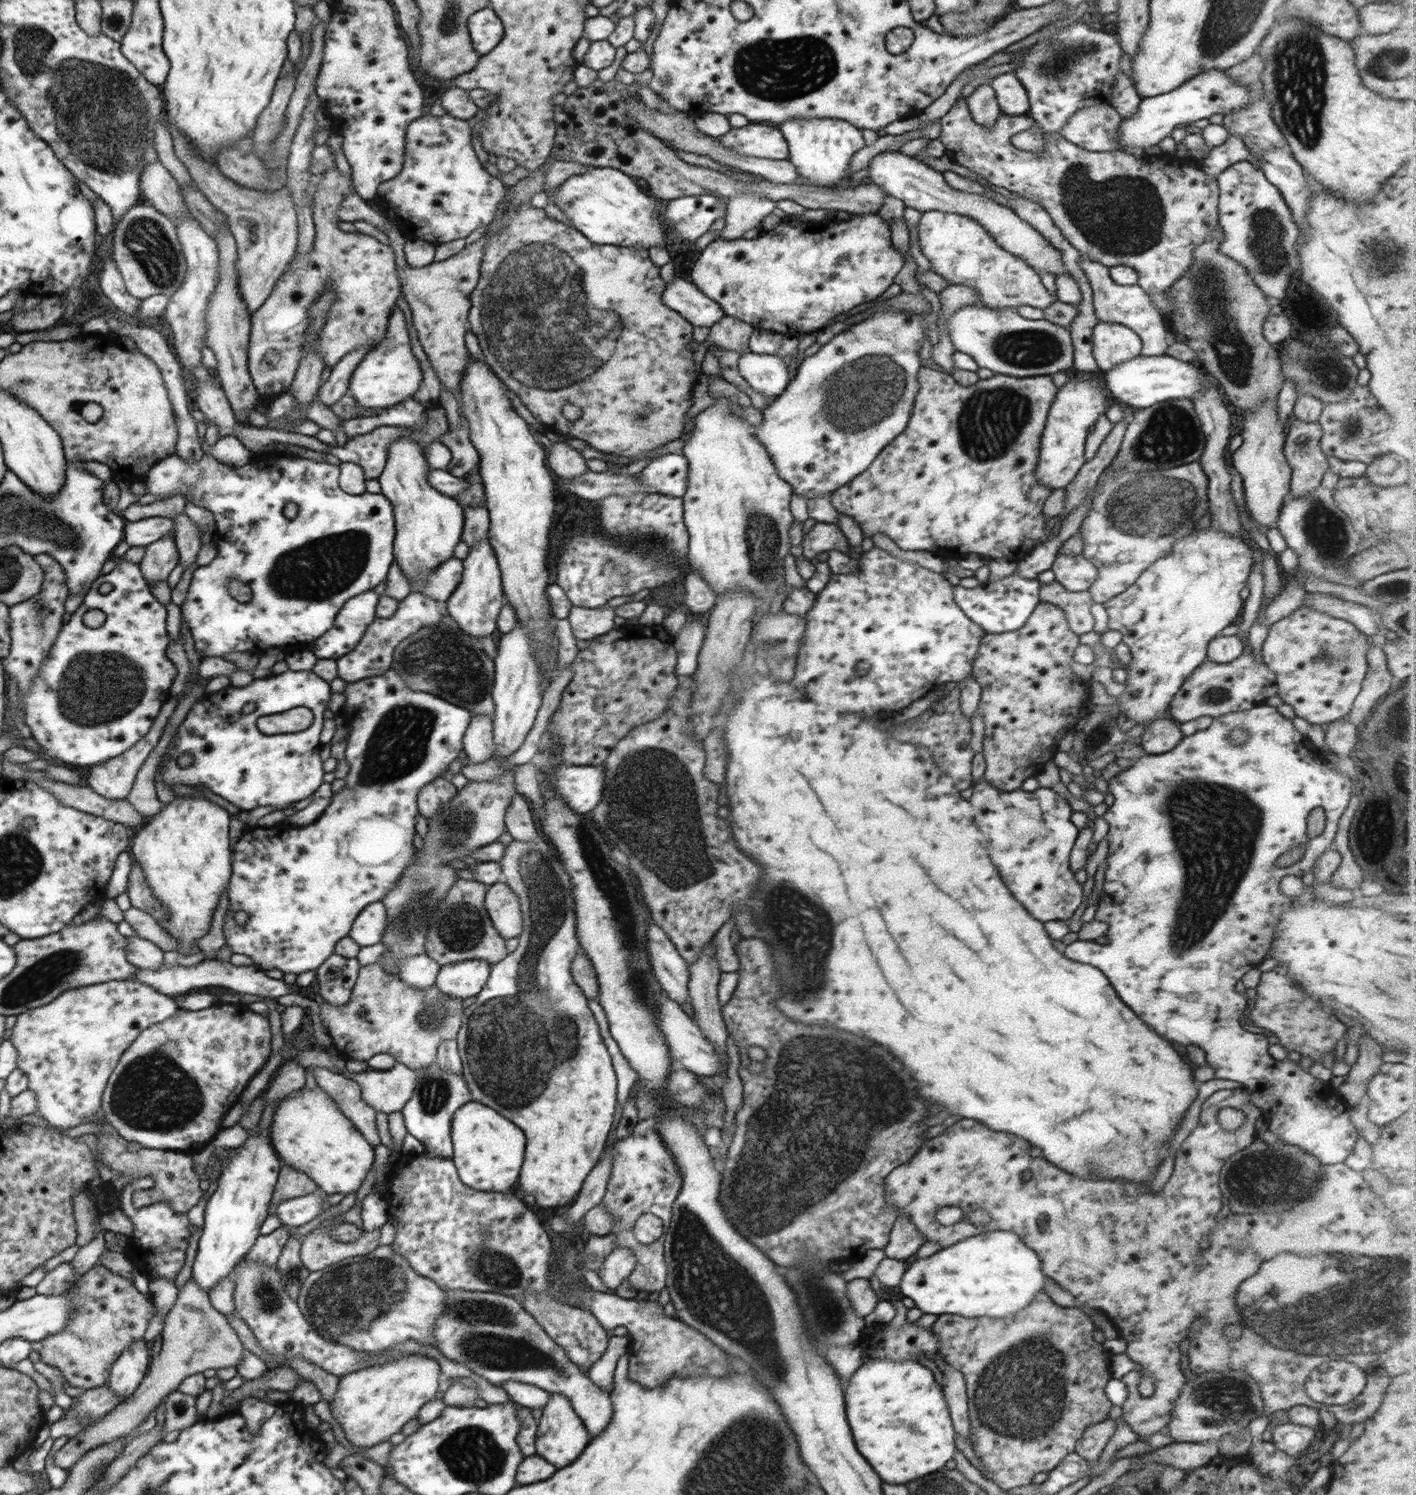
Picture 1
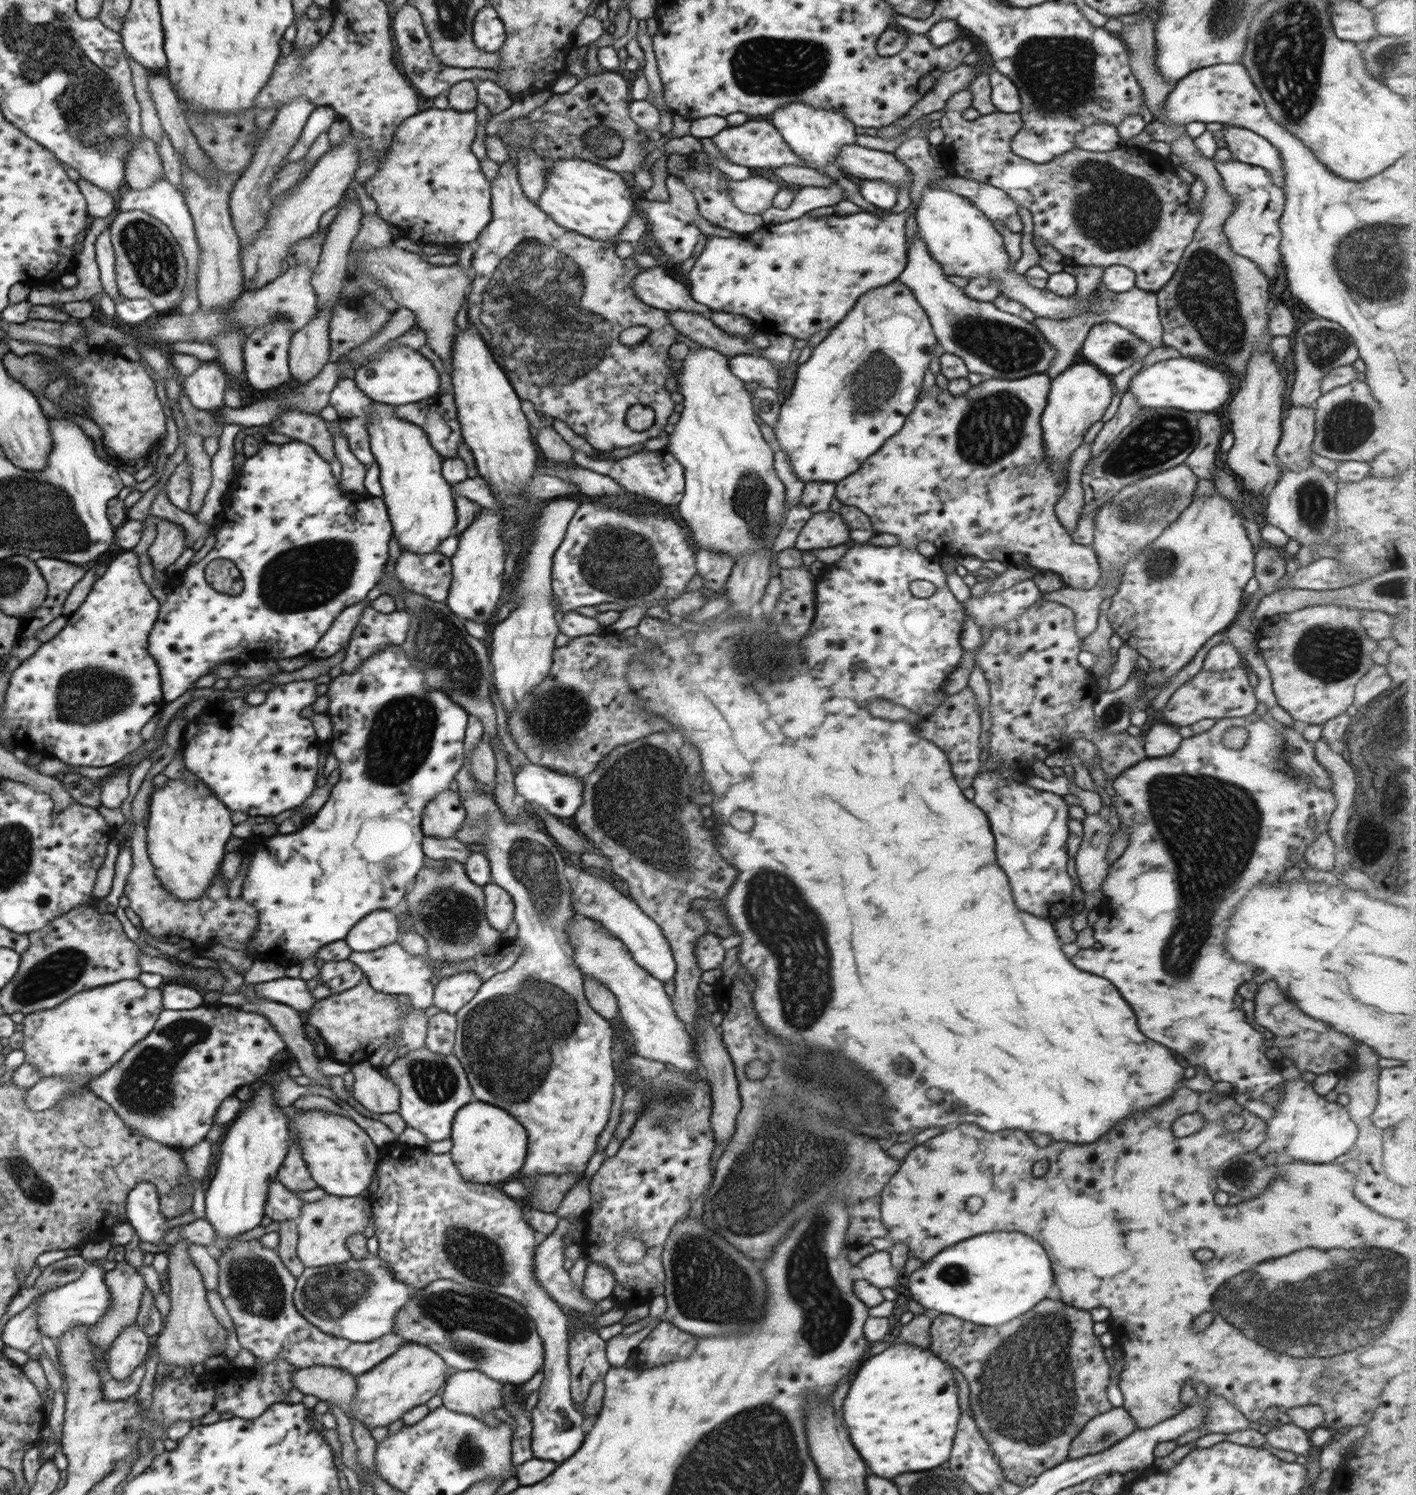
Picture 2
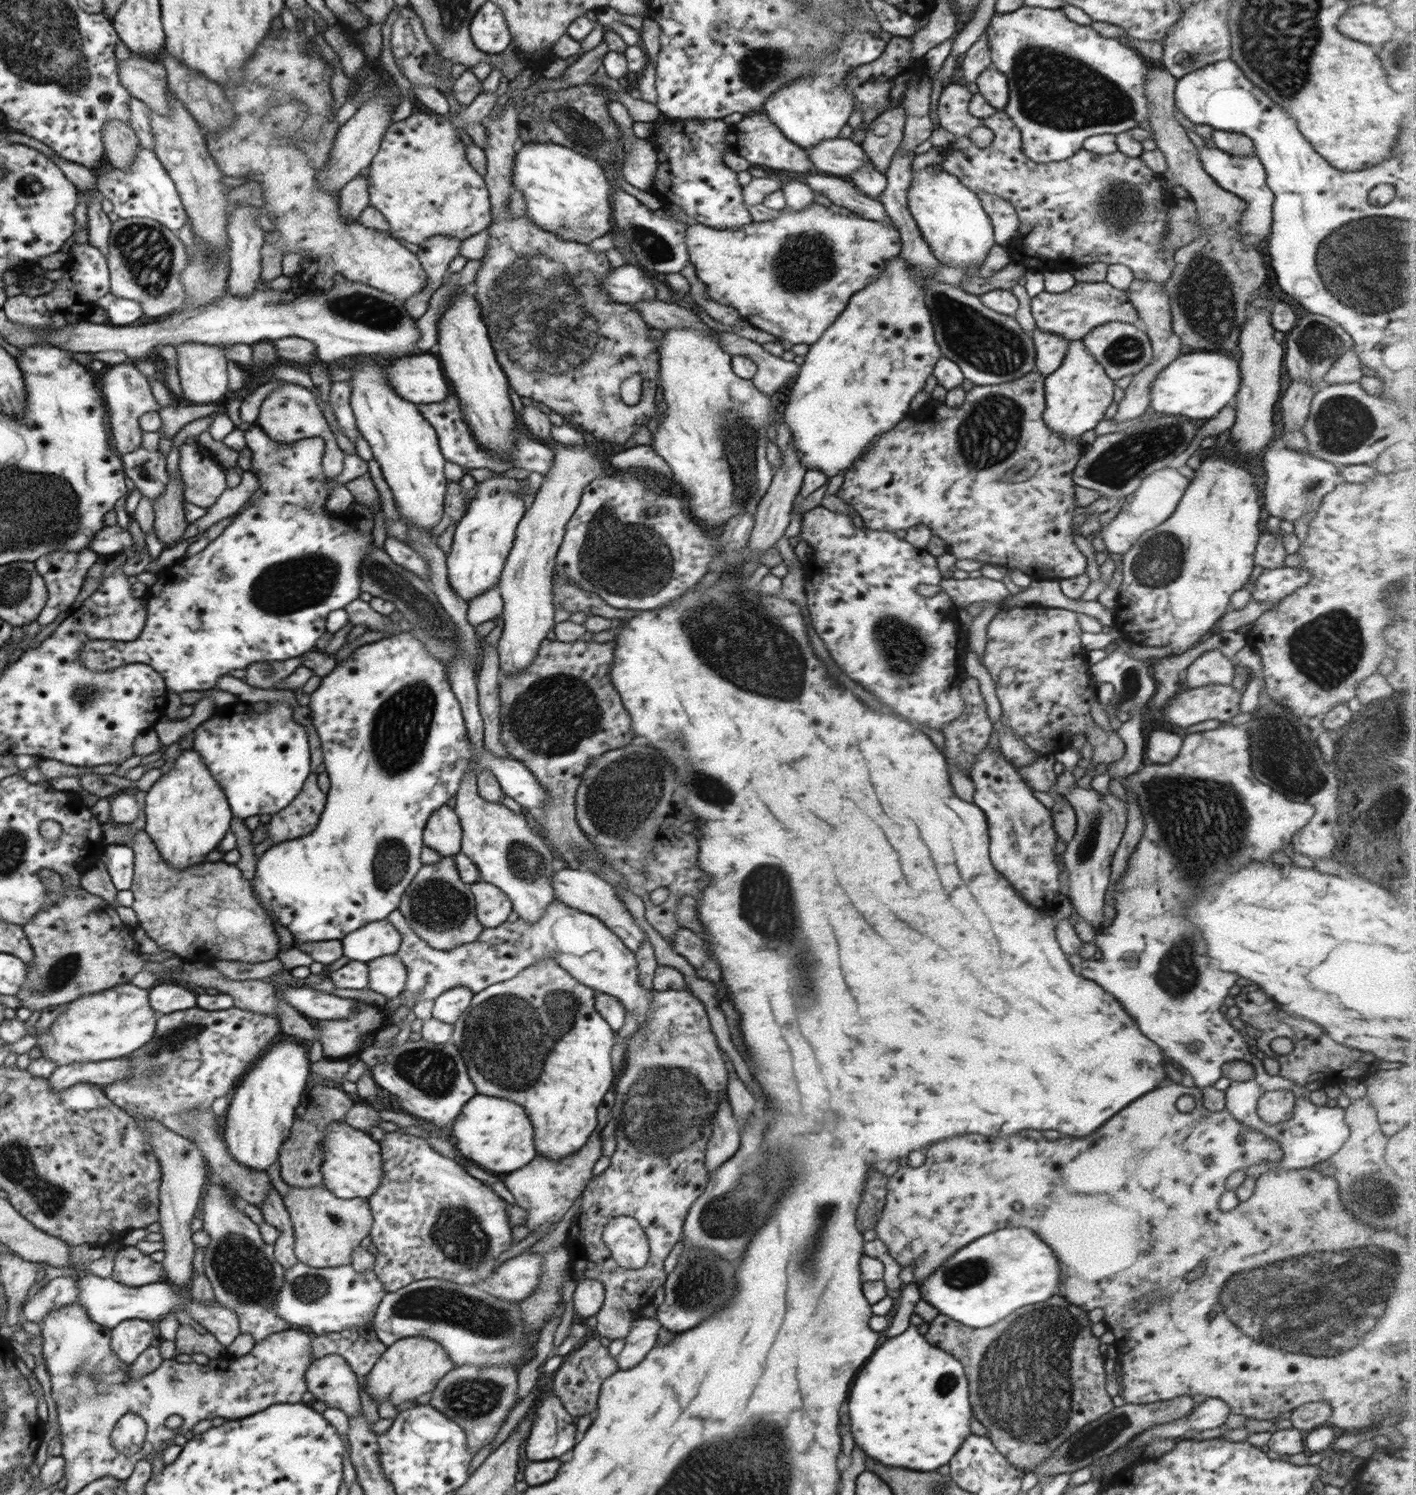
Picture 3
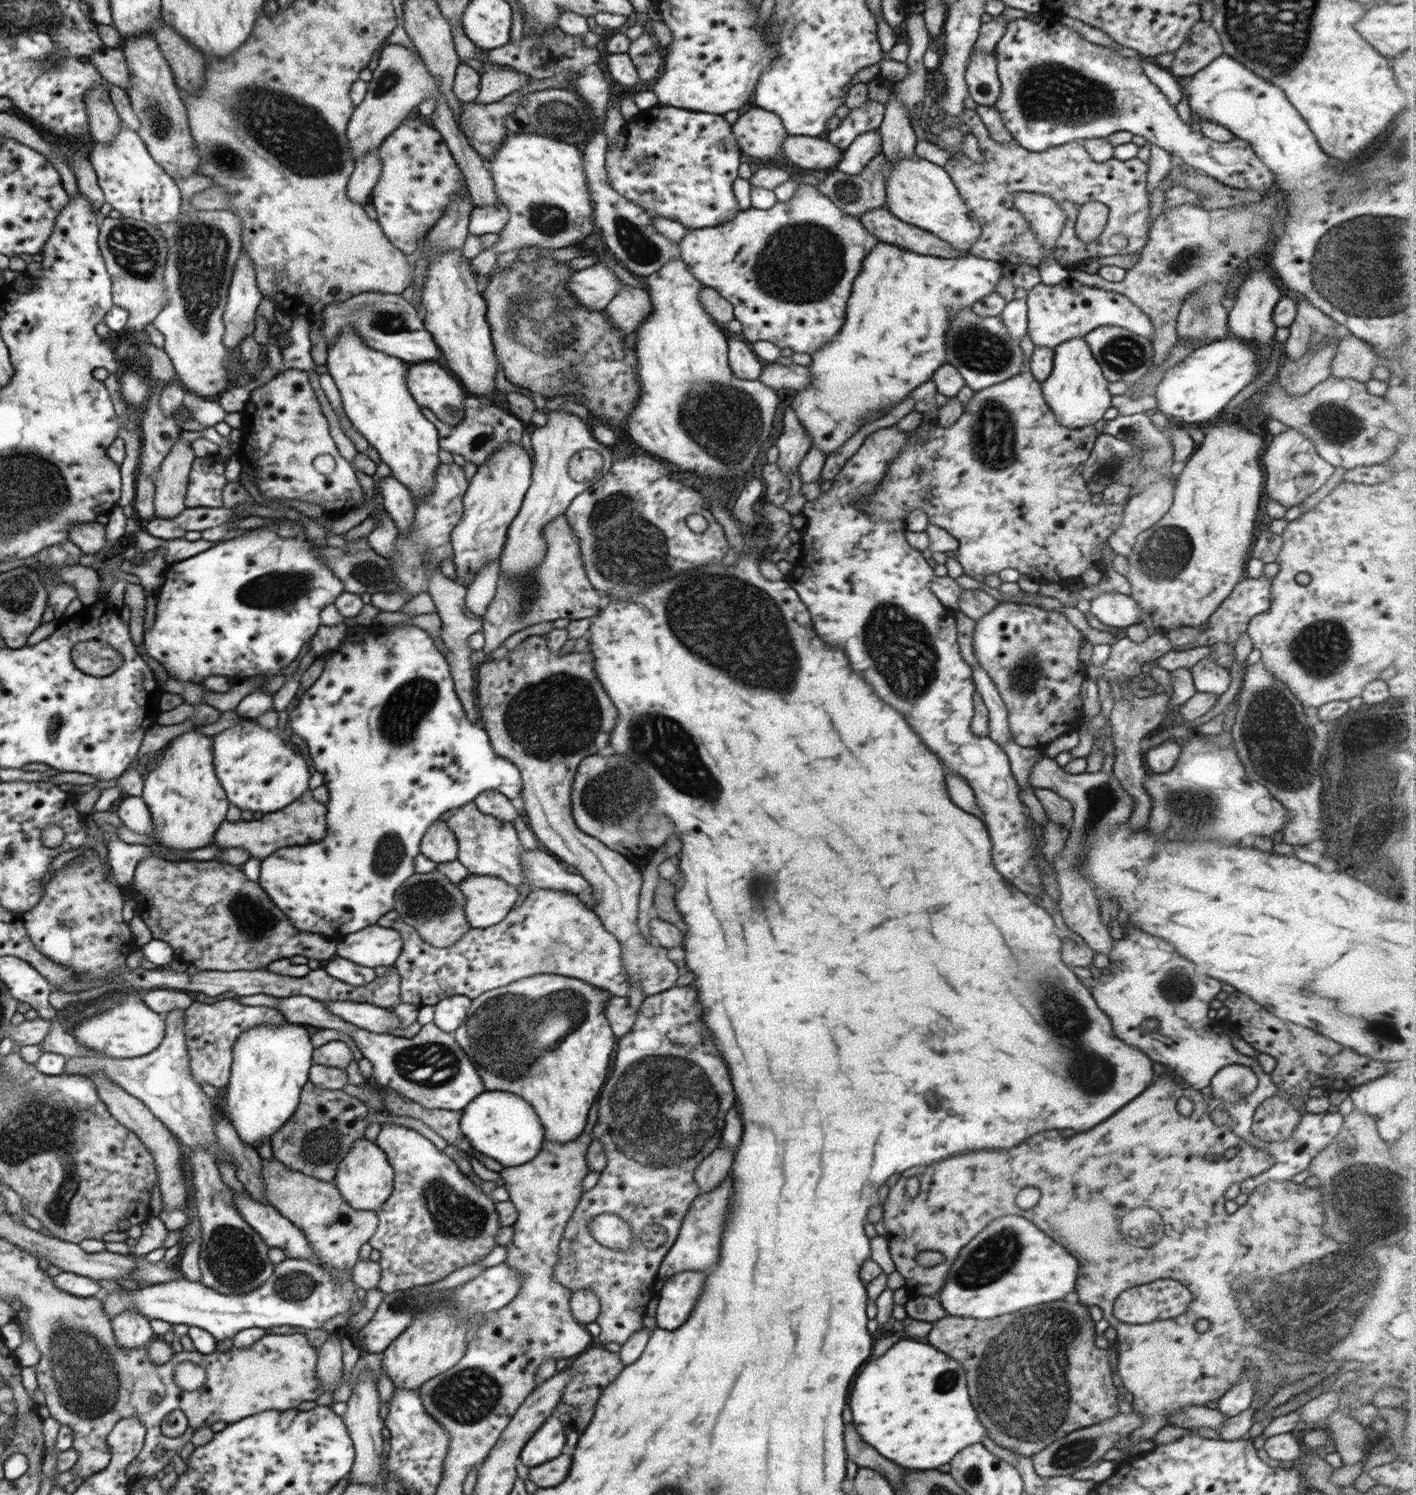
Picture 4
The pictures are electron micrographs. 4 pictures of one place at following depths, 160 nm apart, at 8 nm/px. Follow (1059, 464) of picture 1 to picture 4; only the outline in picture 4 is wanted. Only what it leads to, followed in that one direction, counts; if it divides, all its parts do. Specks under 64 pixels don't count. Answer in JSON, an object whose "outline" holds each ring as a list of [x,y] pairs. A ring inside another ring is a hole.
{"outline":[[[1083,337],[1067,340],[1054,348],[1053,367],[1050,376],[1041,383],[1044,400],[1056,415],[1060,426],[1080,430],[1102,421],[1104,412],[1110,408],[1111,395],[1108,380],[1091,353]]]}

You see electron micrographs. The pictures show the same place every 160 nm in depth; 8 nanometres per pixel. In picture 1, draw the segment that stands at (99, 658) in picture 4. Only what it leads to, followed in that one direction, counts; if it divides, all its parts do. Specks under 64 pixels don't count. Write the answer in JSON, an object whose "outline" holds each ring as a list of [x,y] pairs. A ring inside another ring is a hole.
{"outline":[[[178,455],[169,456],[166,460],[161,460],[160,464],[156,464],[147,472],[145,478],[145,486],[147,486],[150,494],[158,495],[164,499],[166,496],[173,497],[174,495],[186,496],[187,502],[207,508],[215,518],[215,539],[213,540],[217,548],[215,558],[209,565],[198,567],[193,573],[193,579],[190,589],[184,603],[181,605],[181,620],[189,626],[190,636],[193,636],[195,649],[204,657],[223,657],[225,654],[232,652],[247,652],[254,647],[260,650],[278,647],[287,649],[288,646],[294,644],[314,645],[315,641],[330,628],[332,628],[334,619],[340,609],[347,600],[354,596],[358,596],[362,592],[373,590],[380,582],[386,581],[388,569],[395,561],[393,555],[393,539],[394,539],[394,509],[392,503],[382,494],[372,494],[364,492],[359,495],[353,495],[344,492],[339,487],[340,467],[327,462],[317,462],[312,459],[302,458],[297,456],[284,455],[278,460],[262,460],[256,464],[248,463],[242,466],[226,465],[218,462],[213,456],[204,455],[198,462],[185,462]],[[286,502],[294,502],[298,505],[298,513],[295,519],[287,519],[281,514]],[[228,578],[238,578],[242,582],[246,582],[252,588],[252,598],[248,602],[236,602],[232,600],[232,596],[226,590]]]}

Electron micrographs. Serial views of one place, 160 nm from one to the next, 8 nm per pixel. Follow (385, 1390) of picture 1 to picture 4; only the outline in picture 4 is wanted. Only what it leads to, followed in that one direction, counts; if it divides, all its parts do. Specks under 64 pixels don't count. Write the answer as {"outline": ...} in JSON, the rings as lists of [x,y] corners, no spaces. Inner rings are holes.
{"outline":[[[505,1262],[486,1267],[478,1276],[461,1286],[447,1290],[451,1303],[447,1309],[424,1309],[416,1311],[412,1322],[383,1351],[382,1368],[394,1383],[395,1390],[417,1392],[424,1382],[446,1372],[467,1351],[468,1318],[495,1312],[506,1306],[520,1290],[521,1274]]]}

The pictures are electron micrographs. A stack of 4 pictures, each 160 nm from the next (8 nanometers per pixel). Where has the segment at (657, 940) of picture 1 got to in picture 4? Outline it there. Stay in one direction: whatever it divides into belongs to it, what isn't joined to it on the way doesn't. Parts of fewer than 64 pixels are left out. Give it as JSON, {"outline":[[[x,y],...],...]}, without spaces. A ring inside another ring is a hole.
{"outline":[[[539,849],[526,850],[521,854],[525,880],[538,889],[552,889],[572,893],[581,898],[582,904],[594,910],[596,901],[591,896],[591,886],[580,874],[566,871],[565,864],[553,854]]]}

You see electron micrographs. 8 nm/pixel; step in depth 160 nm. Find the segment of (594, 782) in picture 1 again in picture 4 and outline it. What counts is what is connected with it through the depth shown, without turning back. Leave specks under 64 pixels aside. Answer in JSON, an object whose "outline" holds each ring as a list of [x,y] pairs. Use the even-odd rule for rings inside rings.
{"outline":[[[405,625],[403,628],[391,628],[388,630],[386,634],[380,634],[379,637],[368,637],[364,638],[364,640],[360,640],[360,642],[354,642],[354,644],[350,644],[350,642],[344,642],[342,646],[340,646],[340,650],[336,654],[324,653],[324,657],[326,657],[326,664],[324,664],[324,670],[318,680],[312,684],[310,688],[306,691],[301,691],[300,696],[300,704],[294,711],[290,711],[288,715],[287,721],[290,723],[290,728],[292,728],[292,732],[300,736],[306,740],[306,744],[308,744],[309,754],[314,761],[314,768],[316,771],[320,772],[320,774],[324,775],[324,784],[327,786],[329,790],[329,801],[327,802],[327,813],[326,820],[327,825],[327,835],[320,842],[314,842],[312,844],[302,844],[292,847],[279,848],[276,852],[267,856],[264,860],[261,861],[261,869],[259,876],[259,883],[261,887],[267,892],[267,895],[273,900],[274,904],[276,904],[276,908],[280,908],[286,916],[290,919],[290,922],[297,928],[306,932],[311,932],[314,934],[319,934],[322,936],[326,936],[327,938],[331,938],[336,936],[336,934],[342,934],[342,936],[358,932],[360,929],[366,928],[370,925],[376,925],[376,921],[386,915],[388,912],[395,910],[396,905],[394,905],[394,899],[396,891],[402,886],[402,883],[405,880],[408,880],[415,872],[415,858],[416,855],[419,855],[420,852],[420,843],[423,839],[423,836],[426,834],[428,828],[432,826],[447,810],[451,808],[459,808],[460,806],[464,806],[464,804],[472,802],[478,795],[482,794],[485,790],[496,790],[501,792],[504,796],[508,797],[510,800],[514,798],[521,797],[521,779],[520,770],[516,767],[516,765],[512,765],[510,760],[506,758],[502,758],[498,756],[494,749],[492,748],[491,742],[489,741],[488,733],[483,729],[480,723],[473,723],[464,712],[464,708],[458,699],[458,696],[455,692],[454,681],[451,676],[449,664],[443,654],[441,654],[436,646],[435,642],[432,641],[432,638],[428,636],[428,633],[420,628],[417,628],[415,625]],[[412,726],[418,726],[418,730],[406,730],[404,732],[404,728],[412,728]]]}

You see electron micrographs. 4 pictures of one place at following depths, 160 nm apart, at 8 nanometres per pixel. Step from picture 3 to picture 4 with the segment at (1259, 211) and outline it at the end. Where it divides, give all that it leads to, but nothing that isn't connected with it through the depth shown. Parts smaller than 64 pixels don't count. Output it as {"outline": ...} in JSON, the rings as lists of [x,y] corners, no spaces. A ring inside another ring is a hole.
{"outline":[[[1055,13],[1010,21],[993,54],[1001,82],[1001,93],[993,107],[1000,113],[1013,140],[1029,152],[1044,153],[1072,141],[1105,138],[1114,132],[1128,130],[1134,135],[1143,136],[1147,144],[1156,144],[1171,155],[1176,154],[1186,165],[1225,186],[1266,195],[1275,184],[1274,172],[1255,156],[1247,140],[1234,137],[1228,142],[1219,143],[1204,136],[1201,131],[1195,131],[1182,121],[1168,97],[1144,74],[1138,57],[1133,55],[1126,58],[1109,47],[1086,41],[1076,31],[1058,22]]]}

